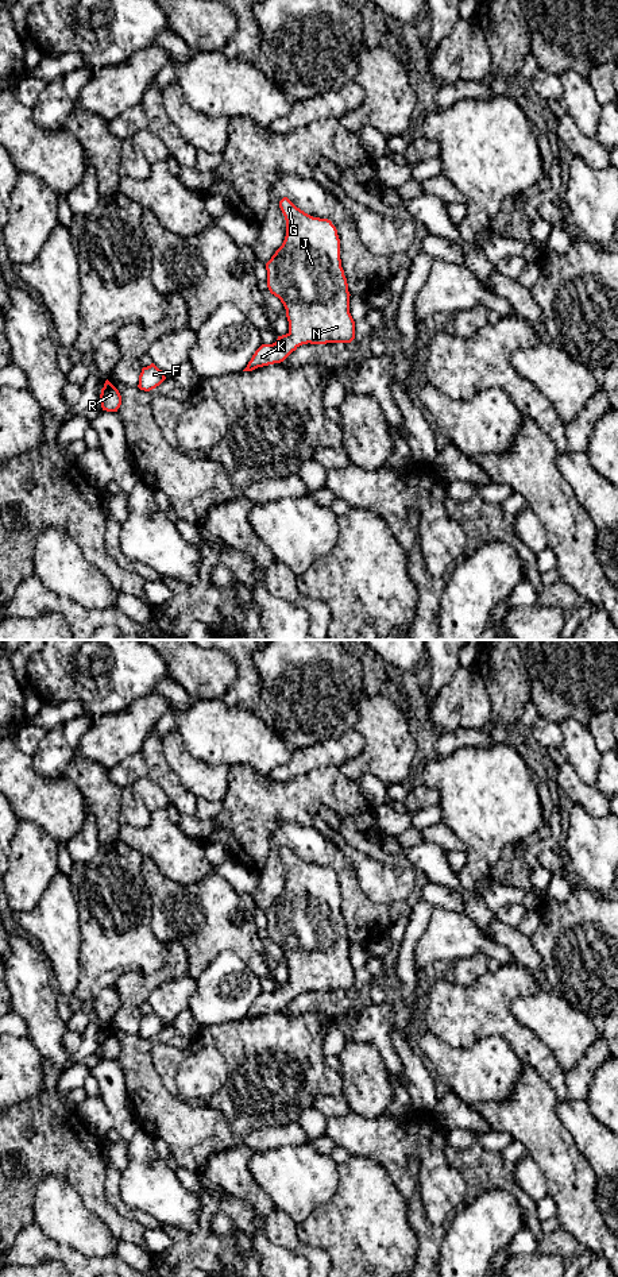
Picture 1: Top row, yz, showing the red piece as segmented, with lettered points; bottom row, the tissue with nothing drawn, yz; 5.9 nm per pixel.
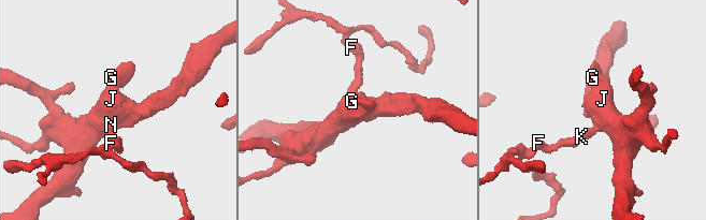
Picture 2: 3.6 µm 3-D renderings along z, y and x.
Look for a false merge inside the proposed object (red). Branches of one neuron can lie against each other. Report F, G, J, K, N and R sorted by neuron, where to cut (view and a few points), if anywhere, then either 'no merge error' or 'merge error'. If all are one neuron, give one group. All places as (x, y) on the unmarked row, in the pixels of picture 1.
groups F G J K N R; cut none; no merge error

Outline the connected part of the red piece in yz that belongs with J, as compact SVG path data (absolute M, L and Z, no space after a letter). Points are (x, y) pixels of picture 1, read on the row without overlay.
M287 845L279 849L286 868L282 894L266 911L267 935L286 957L289 980L273 992L262 992L243 1019L281 1011L302 992L351 991L355 969L349 961L349 940L340 907L340 887L328 867L313 865L297 856Z

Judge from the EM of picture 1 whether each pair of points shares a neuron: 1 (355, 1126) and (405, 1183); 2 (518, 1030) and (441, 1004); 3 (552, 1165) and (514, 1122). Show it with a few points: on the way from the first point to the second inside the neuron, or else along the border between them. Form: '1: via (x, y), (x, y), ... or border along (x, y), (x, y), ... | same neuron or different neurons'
1: via (369, 1139), (398, 1169) | same neuron
2: via (499, 1021), (487, 1011), (460, 1011) | same neuron
3: via (547, 1154), (525, 1133) | same neuron

